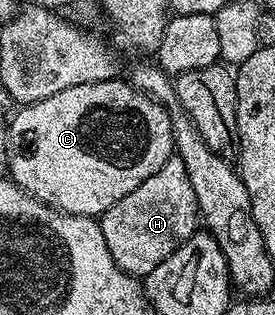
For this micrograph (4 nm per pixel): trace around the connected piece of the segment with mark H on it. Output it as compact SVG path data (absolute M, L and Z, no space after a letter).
M171 156L155 174L150 174L142 186L134 186L130 194L118 198L110 210L99 217L102 238L106 238L106 246L110 246L110 254L114 262L131 276L143 278L158 266L182 242L186 242L197 231L198 202L194 198L194 189L190 186L190 174L186 174L186 166L182 158Z

